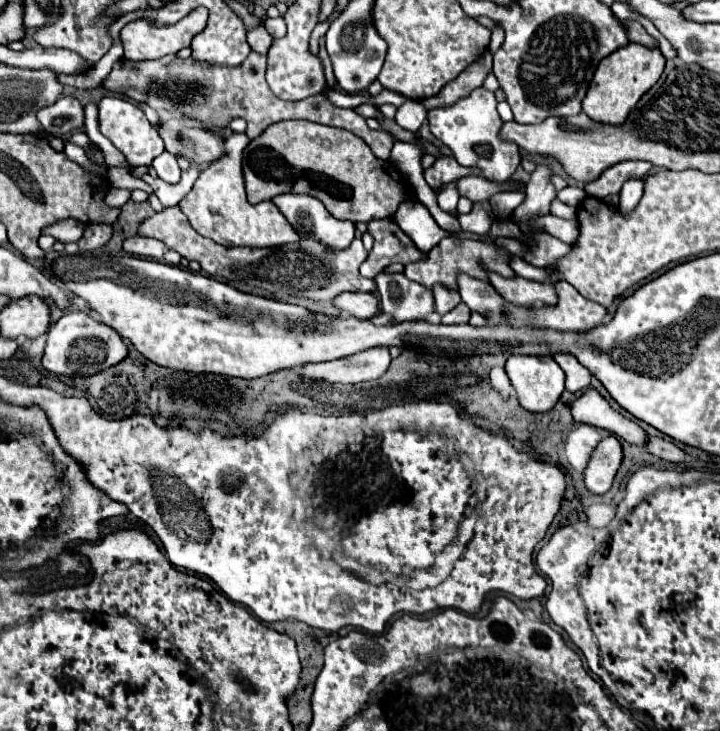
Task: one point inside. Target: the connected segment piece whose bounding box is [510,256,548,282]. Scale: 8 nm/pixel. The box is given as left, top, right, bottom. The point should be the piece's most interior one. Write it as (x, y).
(522, 268)

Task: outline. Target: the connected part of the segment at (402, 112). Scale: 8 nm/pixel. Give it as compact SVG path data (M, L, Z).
M406 100L406 102L398 108L398 112L396 112L396 122L398 122L404 130L410 130L410 132L416 134L416 132L420 130L420 126L422 126L426 114L428 114L428 110L426 110L420 102L416 102L416 100Z

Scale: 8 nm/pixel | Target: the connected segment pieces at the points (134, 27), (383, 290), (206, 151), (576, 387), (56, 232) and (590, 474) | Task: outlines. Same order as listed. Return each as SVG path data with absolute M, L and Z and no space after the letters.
M194 8L188 16L184 16L182 20L178 20L172 26L156 26L156 24L148 24L148 20L128 22L120 32L122 42L124 42L124 58L138 62L138 60L162 58L166 54L176 54L178 50L190 46L192 38L204 30L206 20L208 20L208 10L206 8Z
M380 272L374 278L380 290L382 312L392 314L394 322L404 320L426 320L434 312L434 296L422 284L408 280L402 272L390 274Z
M186 116L166 120L158 132L170 154L186 156L202 166L210 164L212 160L218 160L224 152L222 136L204 130L198 122Z
M558 354L558 356L554 356L554 360L566 372L566 390L580 392L580 390L584 390L584 388L590 386L592 374L574 356L570 356L570 354Z
M60 220L44 228L44 234L50 234L60 242L78 242L80 236L84 234L84 224L78 224L76 220Z
M616 436L604 438L594 450L590 464L584 472L586 488L594 494L606 494L612 486L616 470L622 462L622 446Z

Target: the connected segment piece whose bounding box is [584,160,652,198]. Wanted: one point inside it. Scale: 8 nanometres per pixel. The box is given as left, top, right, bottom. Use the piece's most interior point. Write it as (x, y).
(610, 181)

